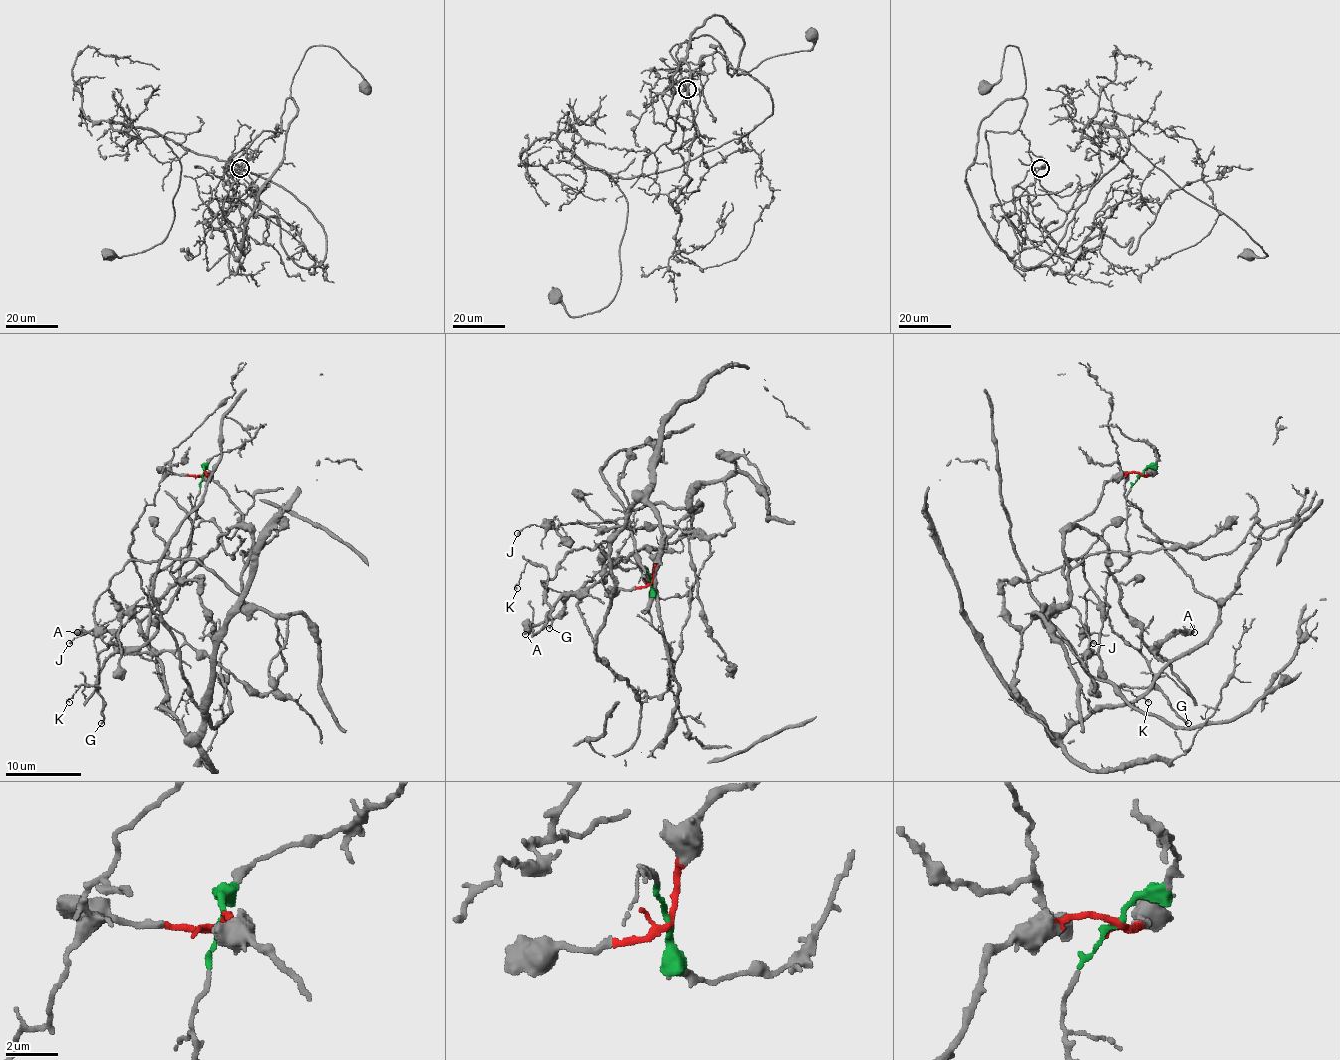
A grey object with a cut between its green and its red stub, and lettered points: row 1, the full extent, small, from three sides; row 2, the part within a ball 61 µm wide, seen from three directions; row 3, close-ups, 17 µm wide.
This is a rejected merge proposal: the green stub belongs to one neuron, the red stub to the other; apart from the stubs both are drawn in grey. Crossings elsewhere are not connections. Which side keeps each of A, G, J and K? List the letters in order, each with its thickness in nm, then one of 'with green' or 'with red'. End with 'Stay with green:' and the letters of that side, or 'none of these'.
A: calibre 380 nm; with red
G: calibre 200 nm; with green
J: calibre 160 nm; with red
K: calibre 120 nm; with green
Stay with green: G, K

